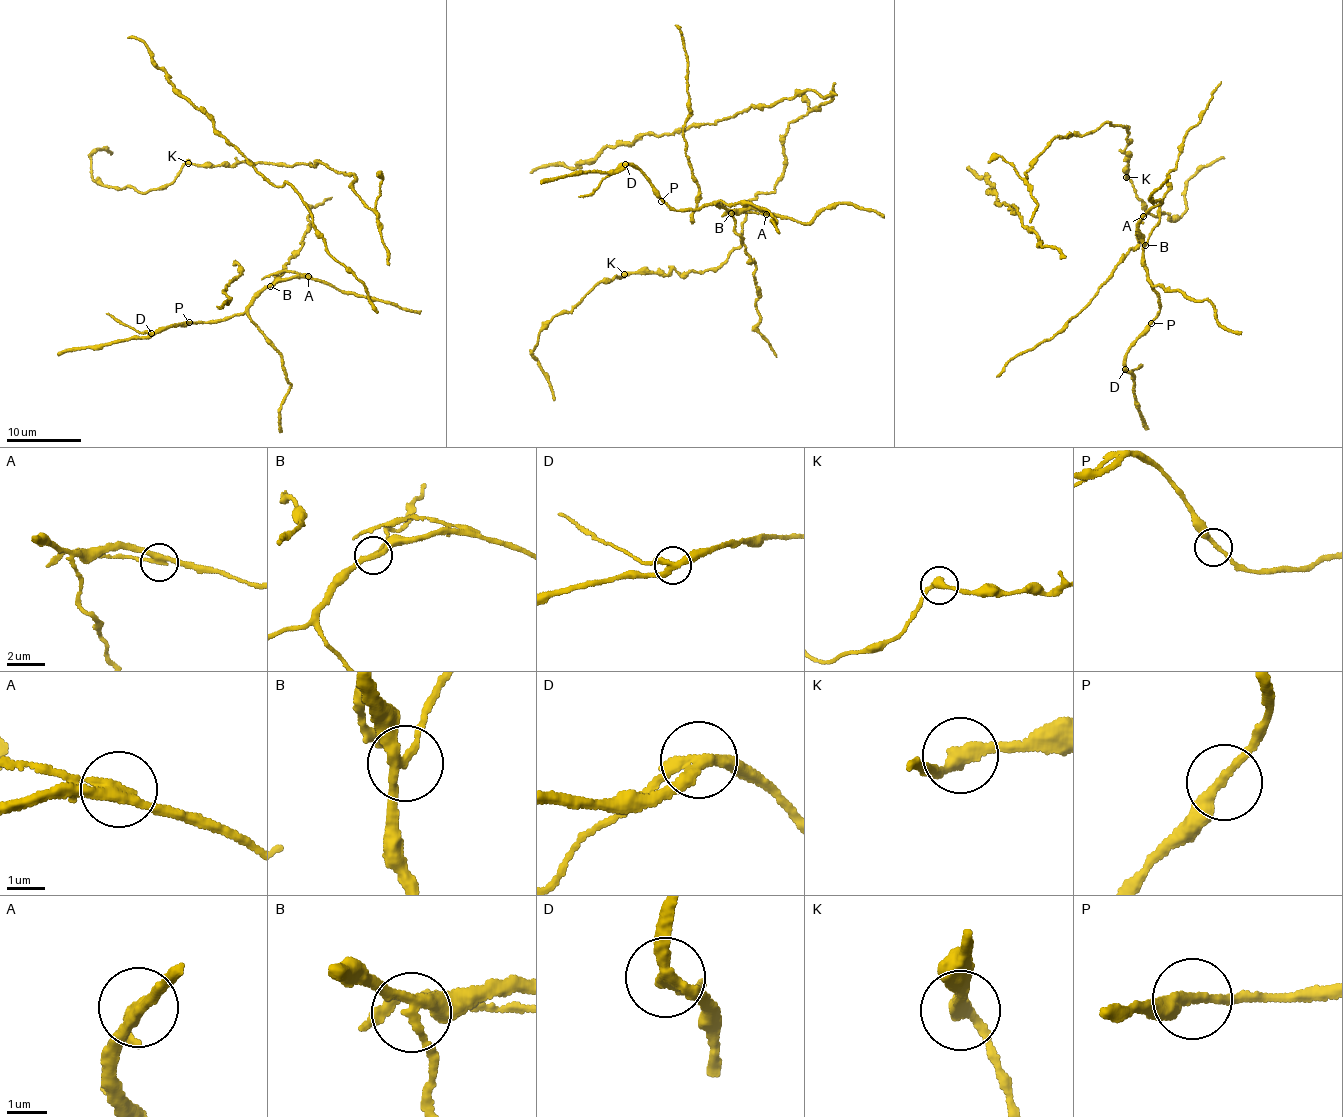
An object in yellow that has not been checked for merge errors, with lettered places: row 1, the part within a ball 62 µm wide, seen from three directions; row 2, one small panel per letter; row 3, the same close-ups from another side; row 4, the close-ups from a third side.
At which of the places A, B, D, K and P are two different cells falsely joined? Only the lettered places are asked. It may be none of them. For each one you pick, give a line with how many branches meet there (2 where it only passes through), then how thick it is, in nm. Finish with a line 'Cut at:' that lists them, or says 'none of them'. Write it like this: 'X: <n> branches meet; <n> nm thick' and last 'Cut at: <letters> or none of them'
A: 2 branches meet; 300 nm thick
B: 3 branches meet; 220 nm thick
D: 3 branches meet; 280 nm thick
Cut at: A, B, D

